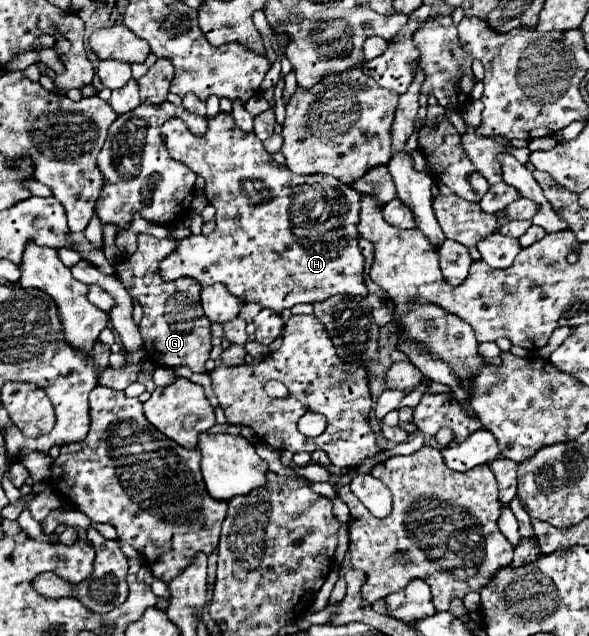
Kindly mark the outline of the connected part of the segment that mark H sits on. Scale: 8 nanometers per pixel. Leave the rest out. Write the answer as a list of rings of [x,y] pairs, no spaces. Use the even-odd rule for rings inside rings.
[[[227,113],[209,119],[209,131],[203,137],[191,135],[181,119],[169,119],[161,127],[161,139],[173,159],[185,163],[205,179],[205,195],[217,209],[217,227],[211,235],[200,235],[198,239],[191,235],[179,241],[175,251],[159,263],[163,281],[191,277],[203,287],[221,283],[243,303],[259,303],[275,313],[291,309],[297,303],[325,301],[333,295],[367,297],[369,291],[363,281],[365,257],[357,247],[361,195],[353,187],[339,183],[339,179],[331,175],[291,175],[285,165],[271,159],[255,133],[239,131]]]

